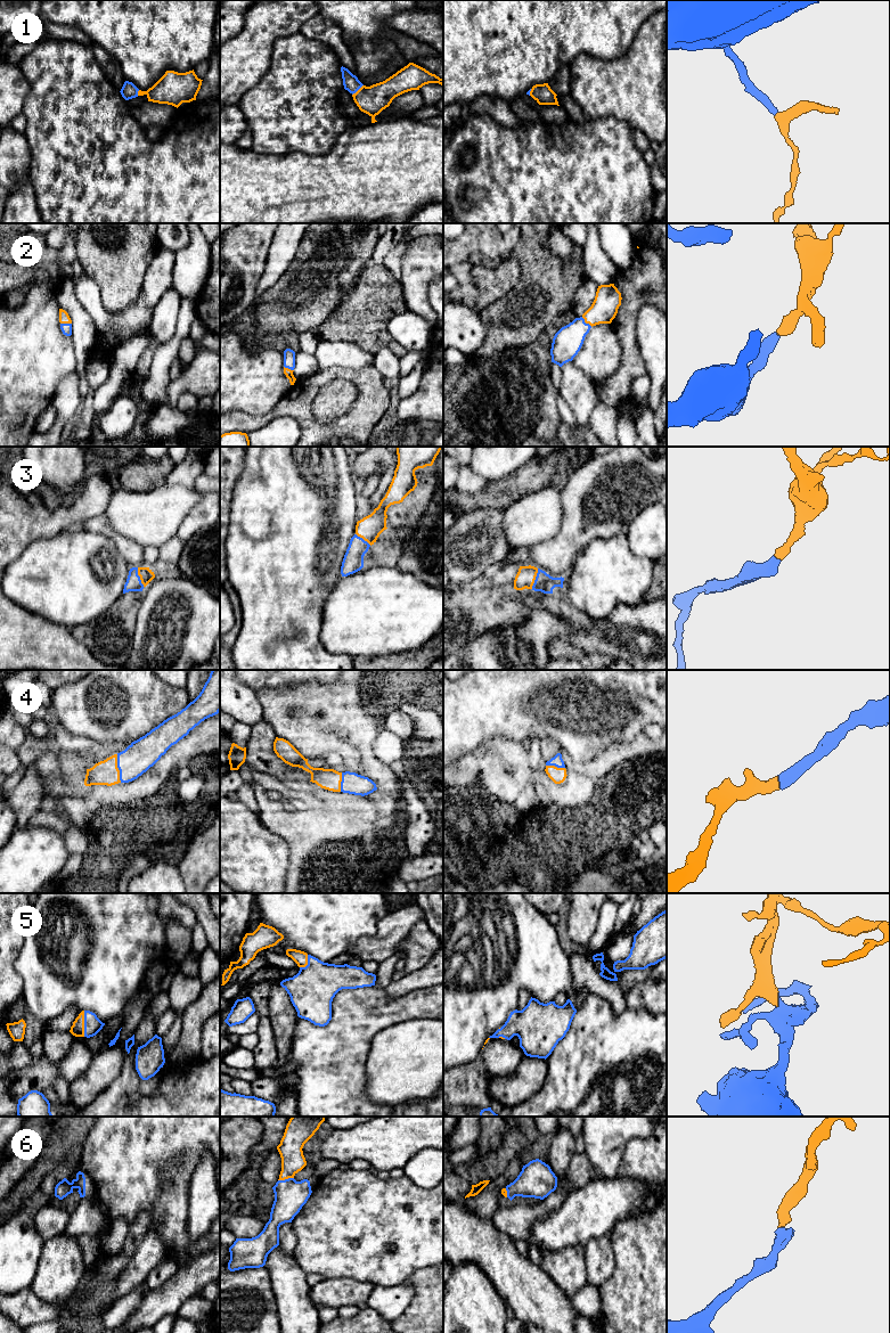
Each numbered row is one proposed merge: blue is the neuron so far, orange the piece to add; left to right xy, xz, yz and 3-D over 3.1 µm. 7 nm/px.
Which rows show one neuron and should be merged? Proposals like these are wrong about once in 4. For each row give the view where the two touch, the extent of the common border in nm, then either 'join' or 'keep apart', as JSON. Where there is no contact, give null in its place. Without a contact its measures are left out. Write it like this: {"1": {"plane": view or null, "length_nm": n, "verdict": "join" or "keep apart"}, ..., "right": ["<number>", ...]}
{"1": {"plane": "xz", "length_nm": 110, "verdict": "join"}, "2": {"plane": "yz", "length_nm": 100, "verdict": "join"}, "3": {"plane": "yz", "length_nm": 150, "verdict": "join"}, "4": {"plane": "xy", "length_nm": 200, "verdict": "join"}, "5": {"plane": "xy", "length_nm": 180, "verdict": "join"}, "6": {"plane": "xz", "length_nm": 110, "verdict": "join"}, "right": ["1", "2", "3", "4", "5", "6"]}

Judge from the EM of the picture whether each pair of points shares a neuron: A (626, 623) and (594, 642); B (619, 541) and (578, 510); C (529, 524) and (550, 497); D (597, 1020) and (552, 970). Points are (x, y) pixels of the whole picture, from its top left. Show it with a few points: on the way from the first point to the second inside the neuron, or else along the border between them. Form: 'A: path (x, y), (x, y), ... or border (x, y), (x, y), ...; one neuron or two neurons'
A: path (618, 631), (606, 639), (602, 639); one neuron
B: border (625, 532), (607, 538), (595, 538), (587, 547); two neurons
C: path (536, 517), (546, 504); one neuron
D: border (589, 992), (585, 1003), (577, 1011); two neurons

